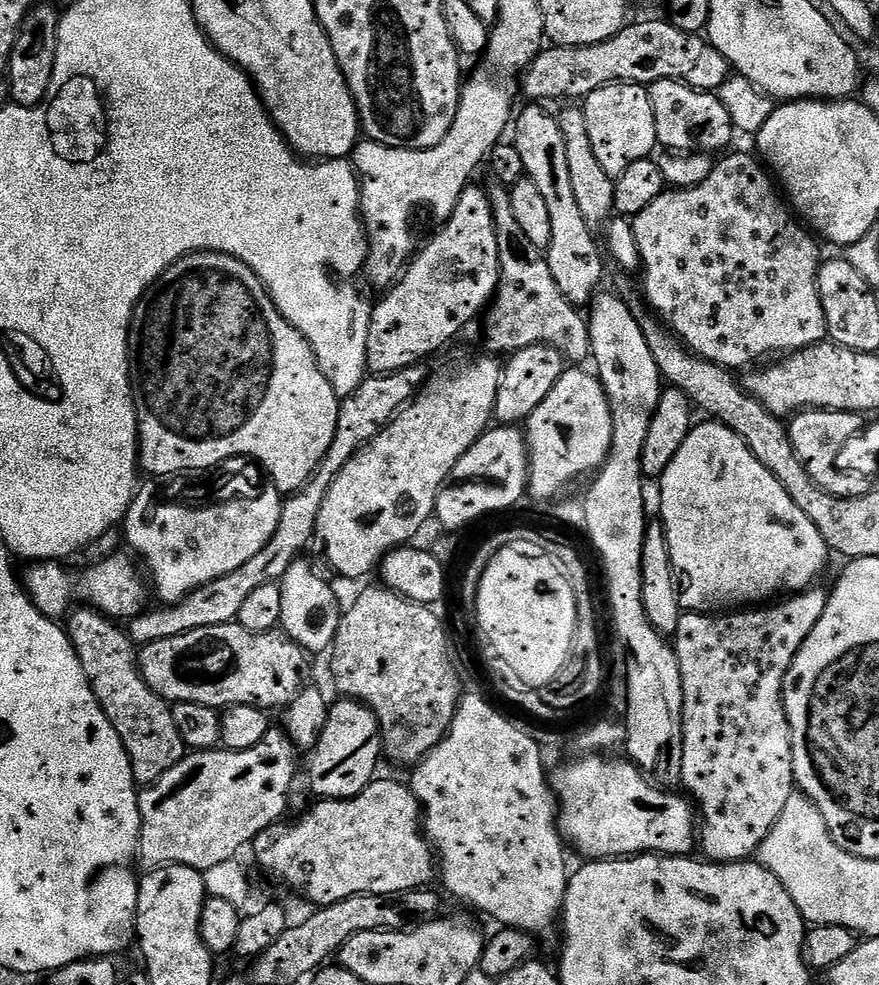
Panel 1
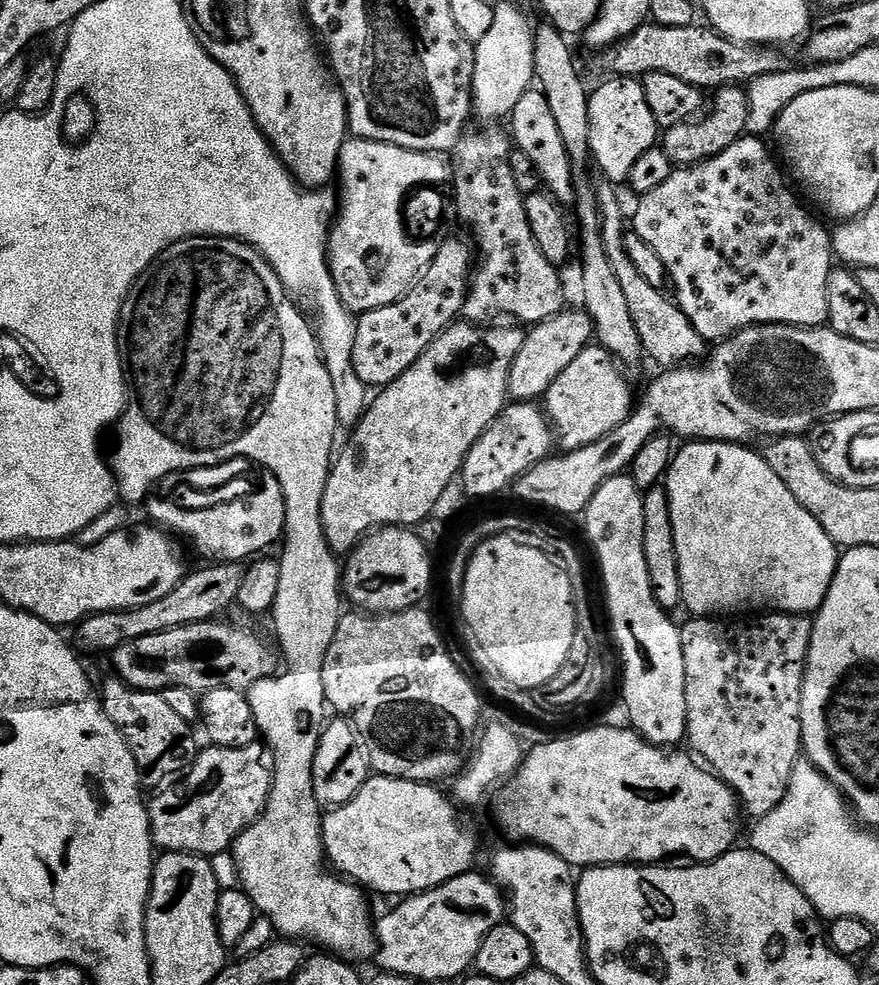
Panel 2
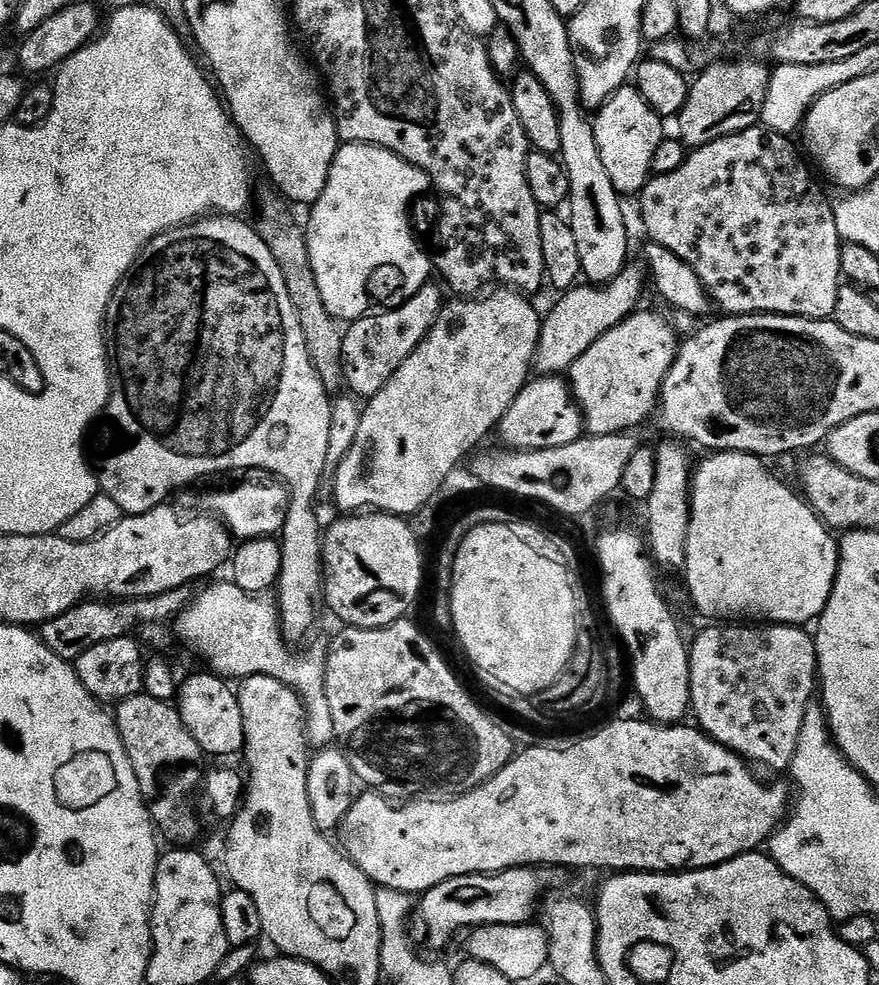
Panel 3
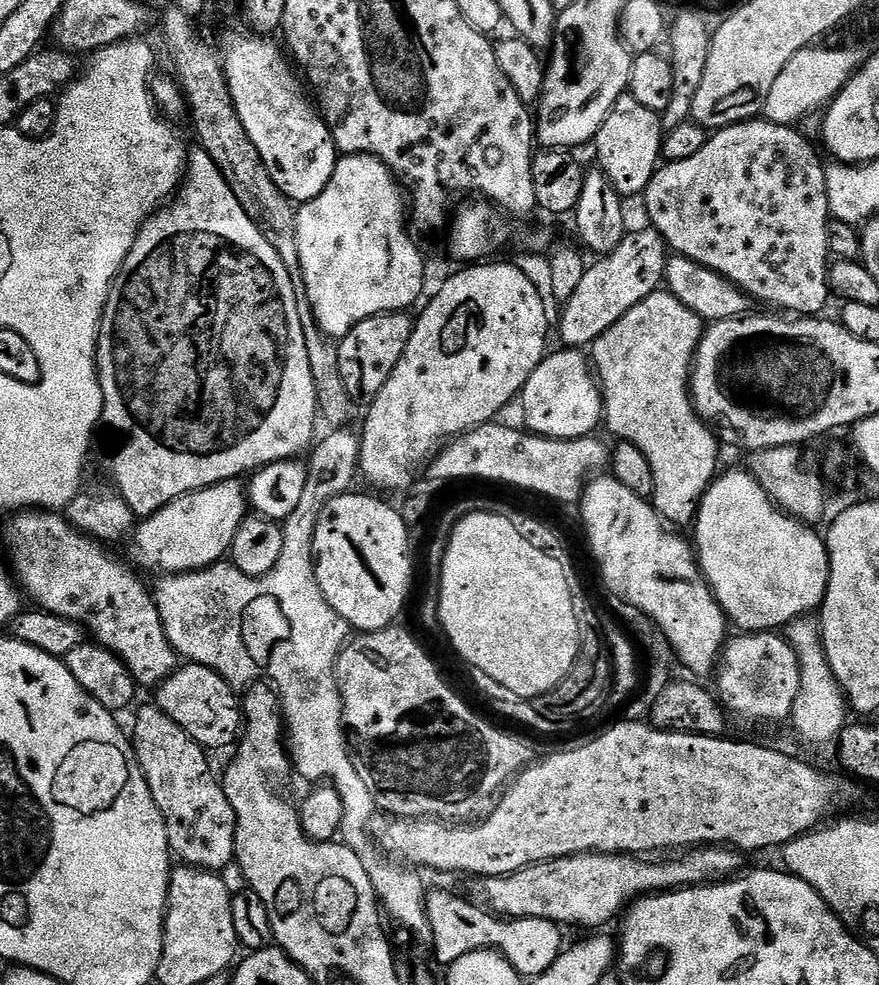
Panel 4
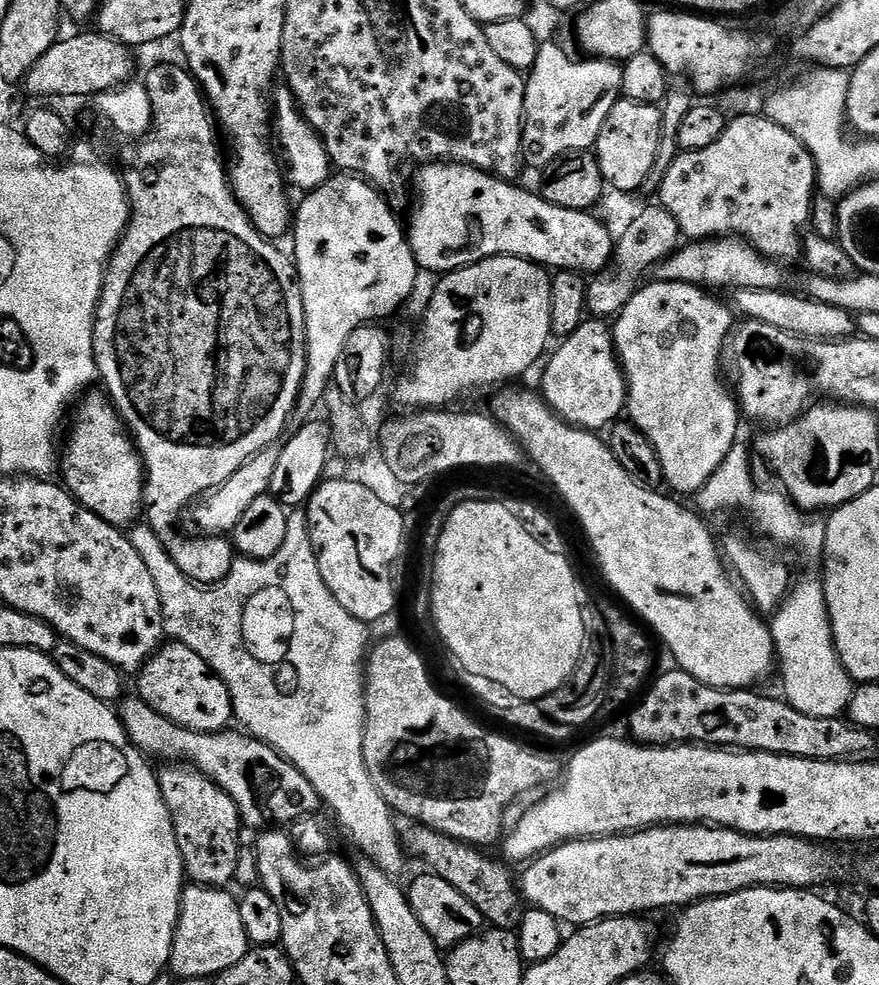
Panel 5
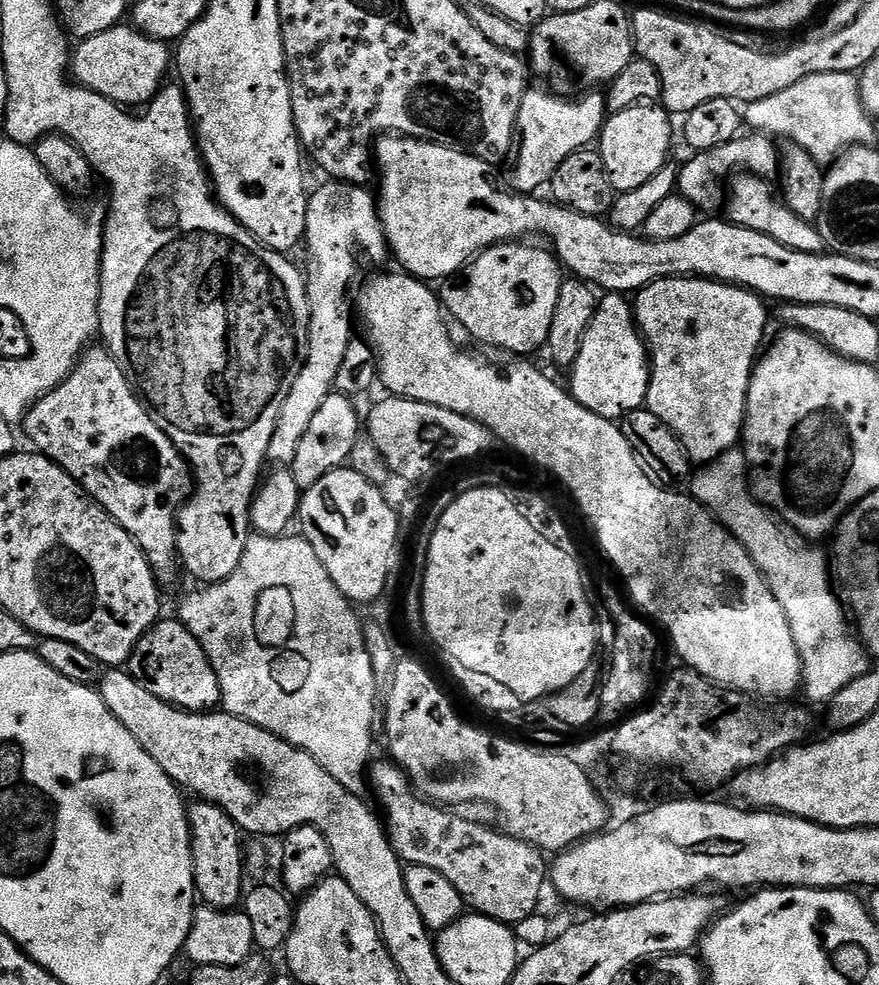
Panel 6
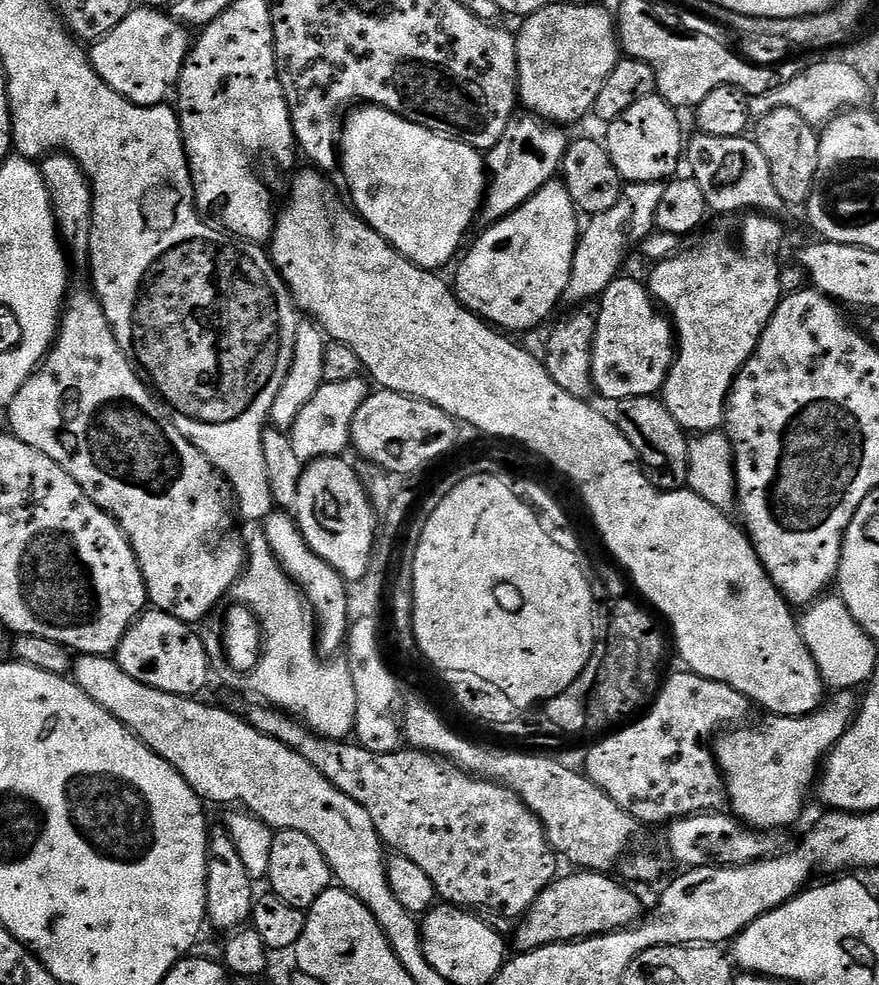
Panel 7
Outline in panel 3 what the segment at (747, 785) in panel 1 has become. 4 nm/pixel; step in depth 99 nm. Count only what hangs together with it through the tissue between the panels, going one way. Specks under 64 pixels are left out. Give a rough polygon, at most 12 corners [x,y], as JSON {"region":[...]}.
{"region":[[794,624],[704,626],[691,715],[787,773],[818,688]]}

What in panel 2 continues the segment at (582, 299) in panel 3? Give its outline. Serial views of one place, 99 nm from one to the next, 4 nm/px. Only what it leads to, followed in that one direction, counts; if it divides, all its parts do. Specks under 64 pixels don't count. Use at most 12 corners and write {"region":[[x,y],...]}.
{"region":[[562,310],[525,335],[513,401],[539,401],[593,343],[587,311]]}

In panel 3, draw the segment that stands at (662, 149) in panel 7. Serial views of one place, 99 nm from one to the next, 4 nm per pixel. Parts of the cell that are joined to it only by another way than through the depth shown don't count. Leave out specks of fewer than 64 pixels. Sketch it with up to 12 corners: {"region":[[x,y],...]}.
{"region":[[634,86],[595,113],[602,166],[621,197],[639,197],[666,138]]}

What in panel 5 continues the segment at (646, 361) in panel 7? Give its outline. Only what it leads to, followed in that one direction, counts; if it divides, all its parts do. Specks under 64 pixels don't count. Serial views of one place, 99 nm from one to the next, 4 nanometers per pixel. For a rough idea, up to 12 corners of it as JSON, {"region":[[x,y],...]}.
{"region":[[604,318],[545,363],[543,395],[589,430],[621,419],[628,382]]}

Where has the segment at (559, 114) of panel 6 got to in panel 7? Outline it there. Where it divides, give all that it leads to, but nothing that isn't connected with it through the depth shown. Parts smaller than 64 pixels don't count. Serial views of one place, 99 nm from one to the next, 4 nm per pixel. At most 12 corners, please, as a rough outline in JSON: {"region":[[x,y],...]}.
{"region":[[512,117],[486,152],[479,214],[496,224],[561,171],[563,127]]}

